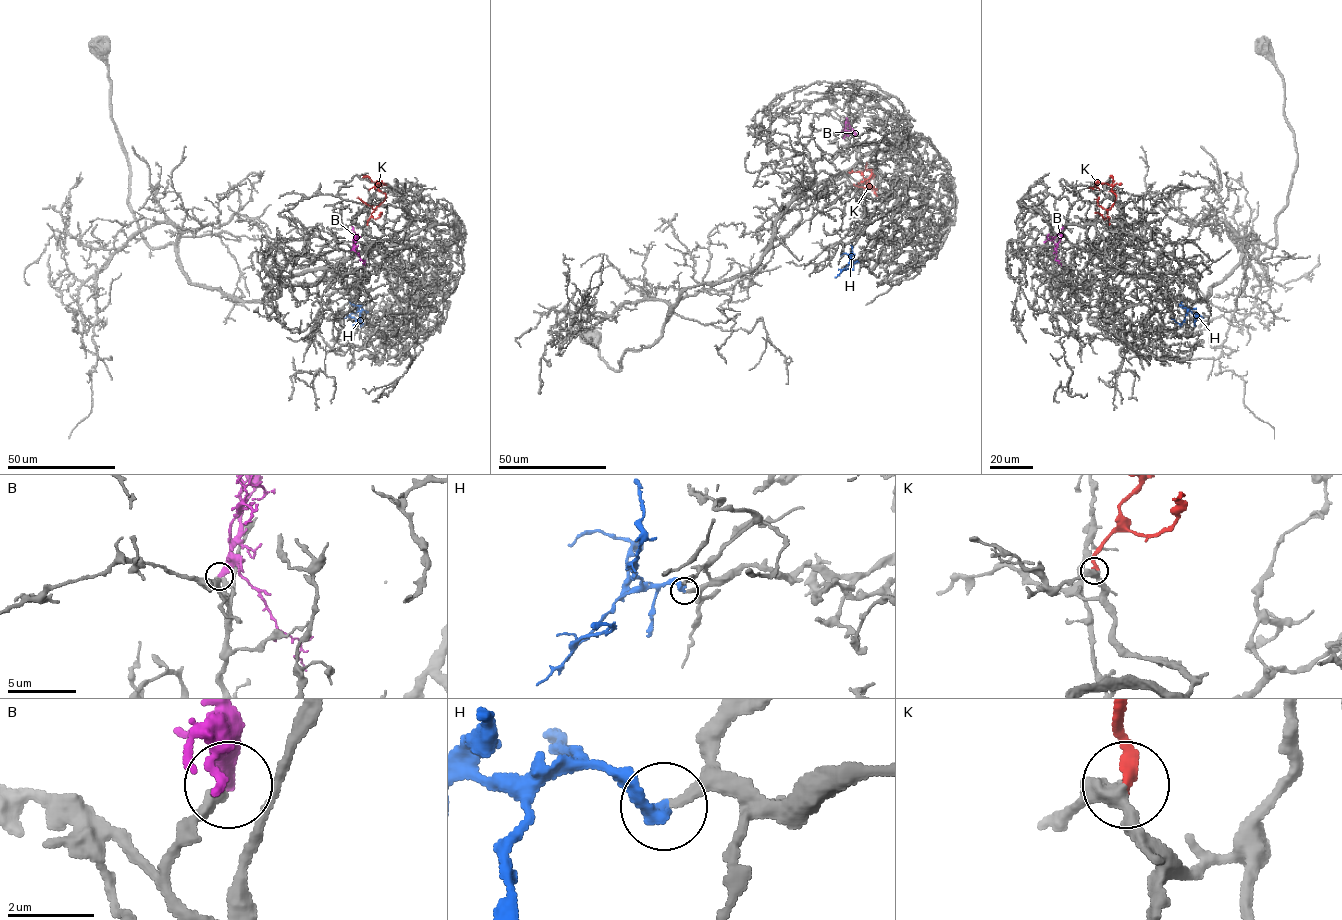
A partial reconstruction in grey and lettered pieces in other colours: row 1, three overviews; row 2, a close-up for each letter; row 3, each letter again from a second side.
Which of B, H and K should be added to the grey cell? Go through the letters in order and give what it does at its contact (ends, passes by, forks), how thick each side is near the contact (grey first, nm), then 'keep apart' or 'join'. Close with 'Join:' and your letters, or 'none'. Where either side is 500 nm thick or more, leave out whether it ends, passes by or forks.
B: it ends; calibres 340 and 380 nm; keep apart
H: it ends; calibres 200 and 320 nm; join
K: it ends; calibres 400 and 320 nm; join
Join: H, K

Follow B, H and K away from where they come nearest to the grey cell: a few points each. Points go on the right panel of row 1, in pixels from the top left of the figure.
B: (1056, 250), (1054, 238), (1064, 229)
H: (1188, 312), (1197, 314), (1193, 325)
K: (1109, 224), (1107, 211), (1116, 198), (1111, 190), (1112, 187), (1097, 182), (1088, 188)

